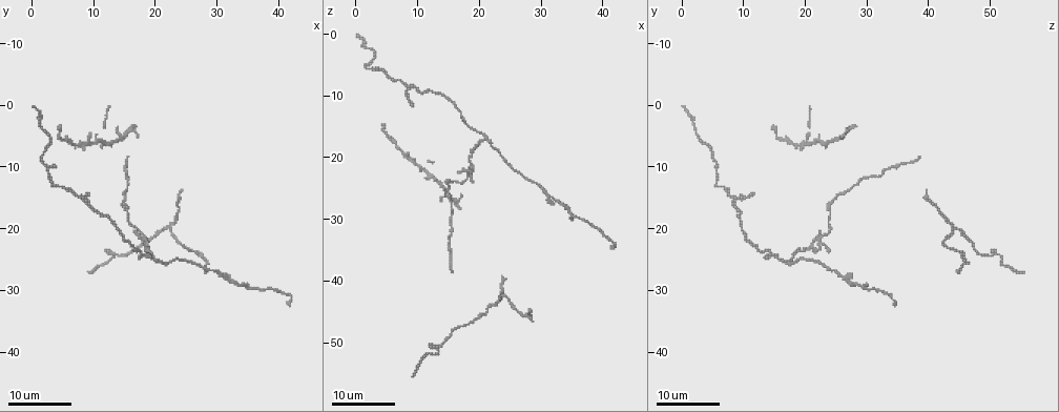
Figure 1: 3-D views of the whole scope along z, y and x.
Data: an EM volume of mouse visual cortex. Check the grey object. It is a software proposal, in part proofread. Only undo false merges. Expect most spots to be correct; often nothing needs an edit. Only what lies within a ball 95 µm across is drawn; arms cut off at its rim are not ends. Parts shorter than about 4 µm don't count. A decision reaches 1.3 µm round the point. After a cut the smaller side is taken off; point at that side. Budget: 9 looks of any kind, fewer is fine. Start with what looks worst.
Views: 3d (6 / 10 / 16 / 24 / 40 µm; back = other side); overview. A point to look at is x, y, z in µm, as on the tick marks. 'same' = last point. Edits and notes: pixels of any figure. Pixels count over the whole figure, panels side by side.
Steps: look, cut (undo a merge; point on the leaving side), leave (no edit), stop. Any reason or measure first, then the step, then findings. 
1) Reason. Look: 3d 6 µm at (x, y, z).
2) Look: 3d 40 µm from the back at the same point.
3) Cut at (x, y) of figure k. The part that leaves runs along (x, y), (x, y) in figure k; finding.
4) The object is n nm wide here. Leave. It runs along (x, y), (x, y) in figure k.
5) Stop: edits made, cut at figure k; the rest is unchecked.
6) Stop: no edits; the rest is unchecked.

Side arm on a straight run. Look: 3d 24 µm at (21.0, 25.5, 16.5).

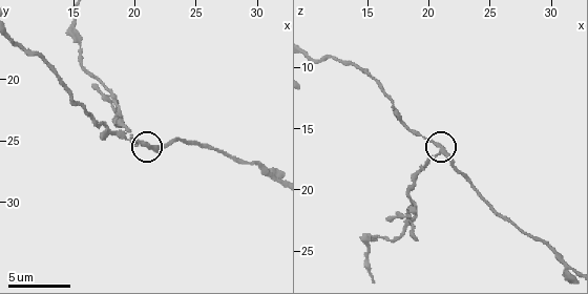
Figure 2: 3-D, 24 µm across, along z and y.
Look: 3d 6 µm at (21.4, 25.4, 16.8).

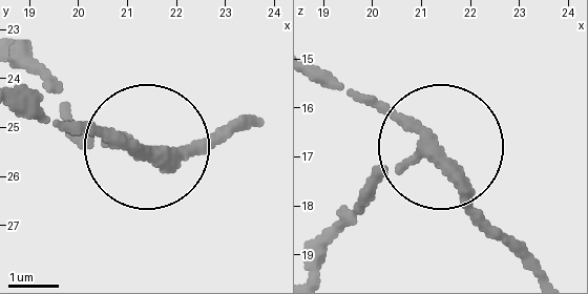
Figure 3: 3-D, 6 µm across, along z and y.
Leave. It runs along (314, 265), (377, 189), (426, 155), (510, 248) in figure 3; continuous, no second cell.

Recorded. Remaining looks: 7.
Sudden change in width. Look: 3d 16 µm at (18.4, 23.4, 20.4).

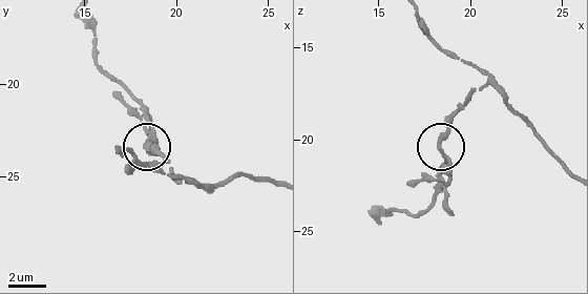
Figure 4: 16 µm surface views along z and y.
Closer look. Look: 3d 6 µm at (18.4, 23.2, 20.5).

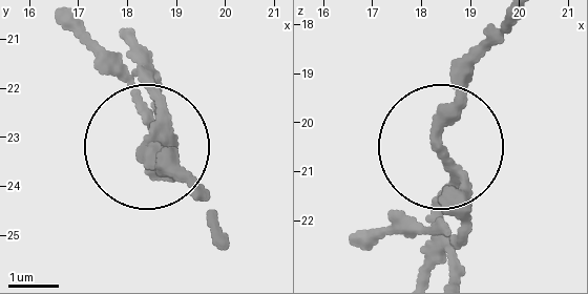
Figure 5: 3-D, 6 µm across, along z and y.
Leave. It runs along (129, 44), (154, 107), (142, 145), (167, 170), (188, 170) in figure 5; all the same cell.

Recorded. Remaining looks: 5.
Small branch off a trunk. Look: 3d 10 µm at (17.6, 24.0, 14.4).

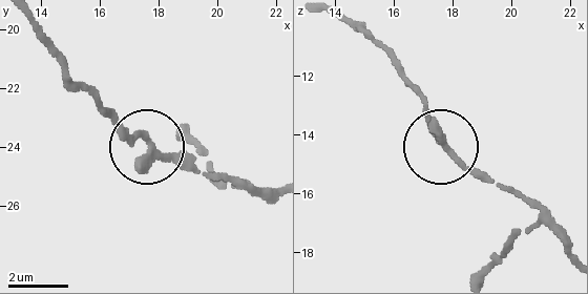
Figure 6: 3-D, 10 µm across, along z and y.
3 arms meet here. Leave. It runs along (185, 140), (240, 183), (167, 162), (117, 132) in figure 6; all the same cell.

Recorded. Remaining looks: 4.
Three arms meet. Look: 3d 16 µm at (3.0, 11.0, 5.5).

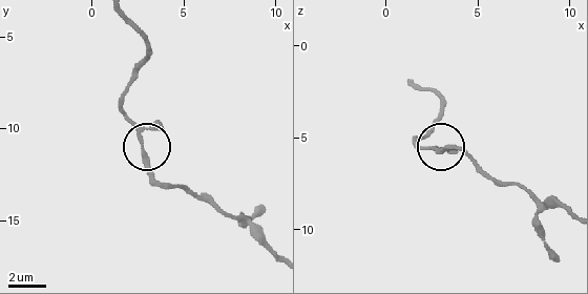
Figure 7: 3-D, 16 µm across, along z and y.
Look: 3d 6 µm at (2.6, 10.9, 5.6).

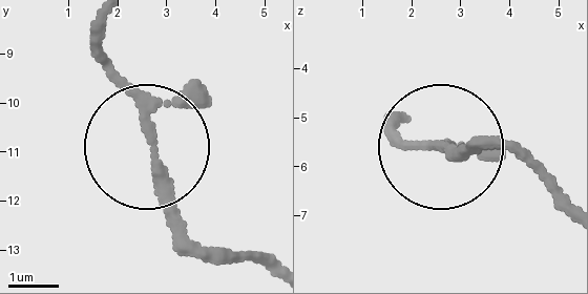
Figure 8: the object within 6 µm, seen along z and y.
Look: 3d 6 µm from the back at (2.70, 10.80, 5.65).

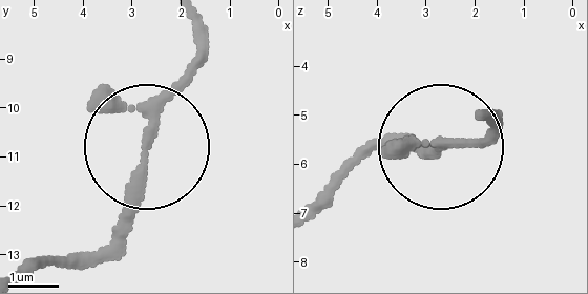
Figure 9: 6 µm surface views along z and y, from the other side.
3 arms meet here. Leave. One cell here.

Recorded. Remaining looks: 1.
Stop: no edits; the rest is unchecked.

